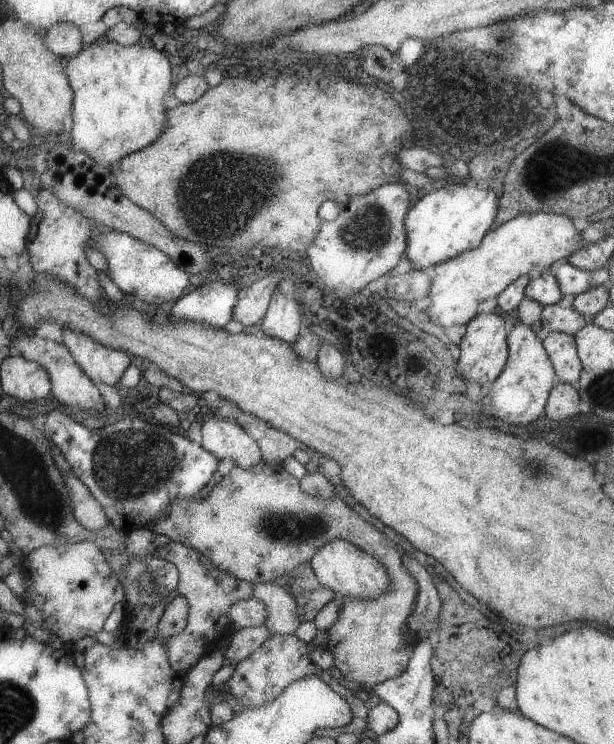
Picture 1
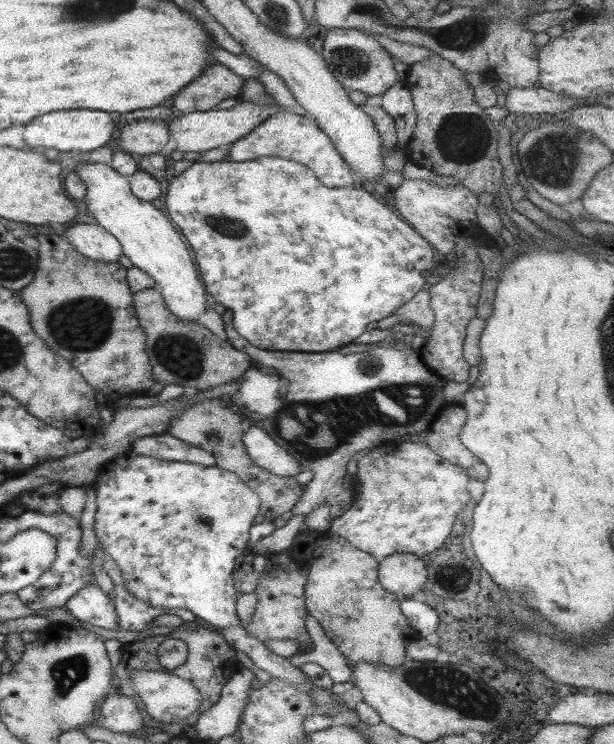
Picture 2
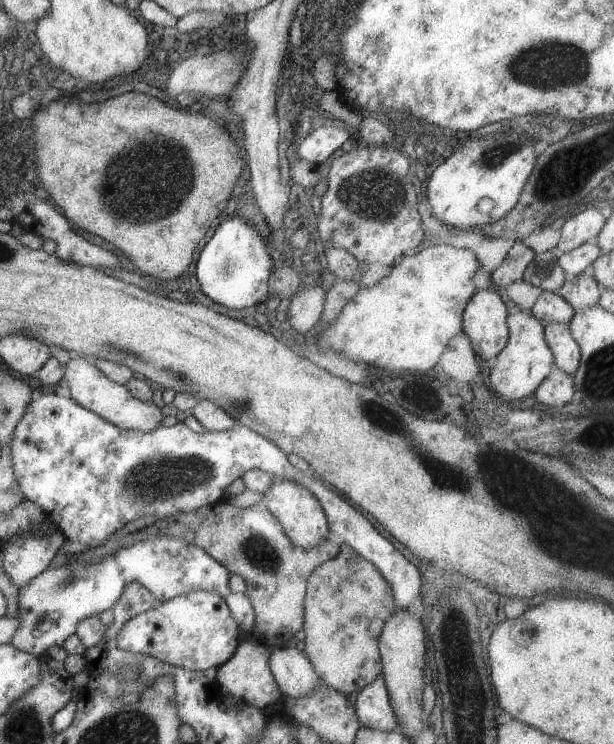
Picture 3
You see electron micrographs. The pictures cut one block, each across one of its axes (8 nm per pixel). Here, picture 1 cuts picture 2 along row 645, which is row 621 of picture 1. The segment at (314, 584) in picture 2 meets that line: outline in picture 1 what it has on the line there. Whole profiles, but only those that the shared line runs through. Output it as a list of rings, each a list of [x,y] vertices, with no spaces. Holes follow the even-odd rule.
[[[259,461],[245,470],[233,467],[211,488],[207,498],[196,495],[175,500],[174,504],[169,506],[169,512],[163,518],[149,524],[147,530],[154,535],[166,536],[169,540],[199,551],[213,566],[217,565],[219,570],[253,585],[275,583],[277,576],[293,568],[295,561],[310,561],[311,556],[315,554],[314,550],[321,548],[329,540],[341,539],[364,549],[365,553],[370,554],[385,568],[389,576],[389,588],[375,600],[342,597],[337,620],[331,624],[329,630],[326,630],[327,642],[321,648],[333,656],[333,666],[339,670],[345,681],[356,682],[369,688],[383,680],[395,678],[405,670],[416,644],[415,634],[409,632],[407,628],[407,616],[413,610],[413,600],[419,588],[415,577],[411,576],[409,570],[401,564],[400,548],[357,515],[340,499],[340,495],[331,498],[313,498],[303,492],[298,480],[283,468],[283,463],[267,464]]]

